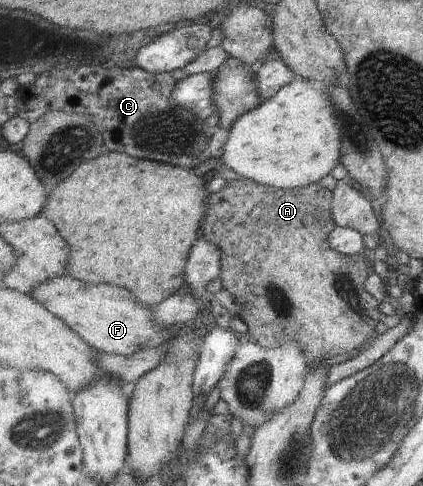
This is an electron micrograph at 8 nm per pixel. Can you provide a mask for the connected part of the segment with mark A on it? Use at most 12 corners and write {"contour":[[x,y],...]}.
{"contour":[[251,179],[201,234],[265,348],[310,368],[387,322],[371,263],[329,244],[333,191]]}

